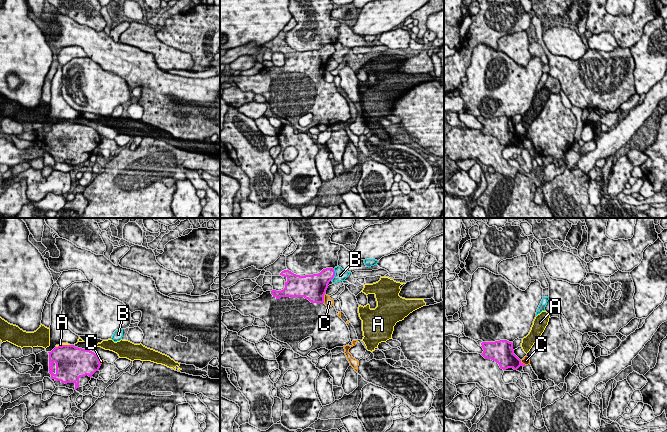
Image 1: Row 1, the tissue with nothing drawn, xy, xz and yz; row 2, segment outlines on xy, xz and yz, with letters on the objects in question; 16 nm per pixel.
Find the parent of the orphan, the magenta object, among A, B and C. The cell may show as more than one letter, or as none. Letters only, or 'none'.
none

